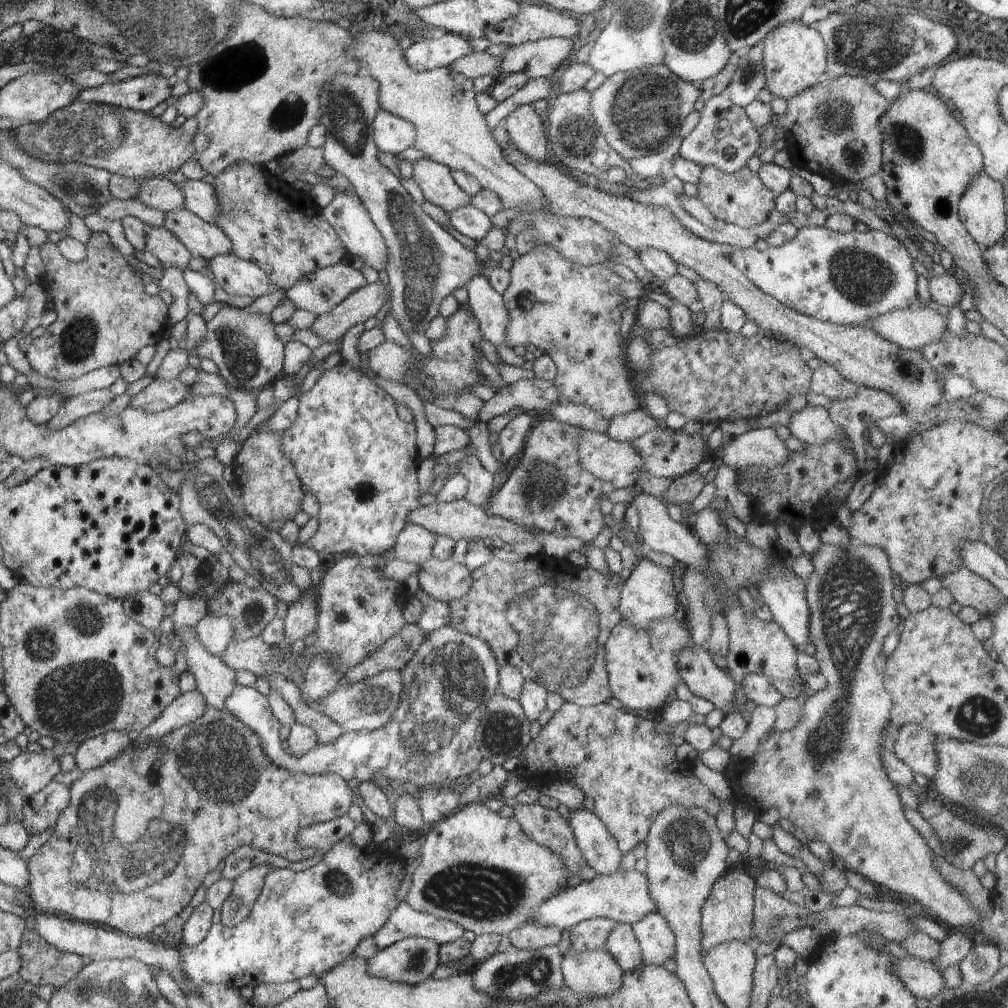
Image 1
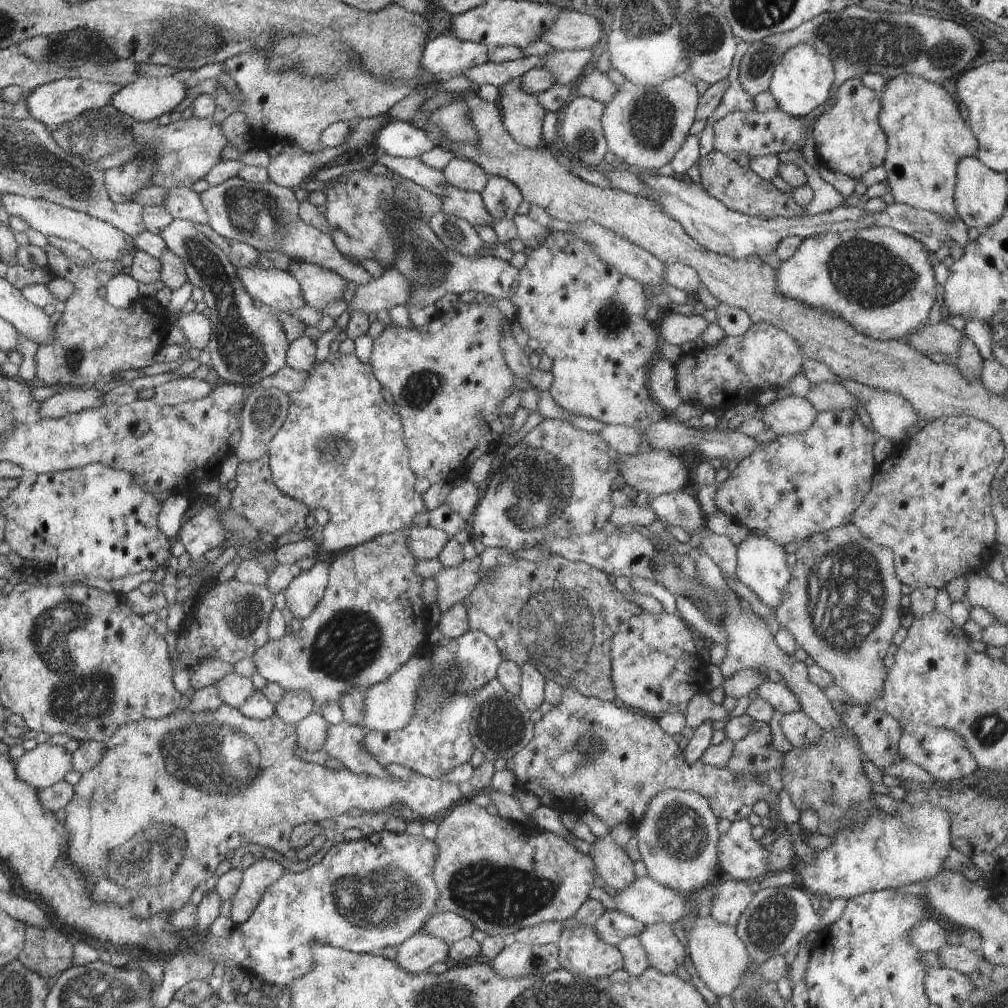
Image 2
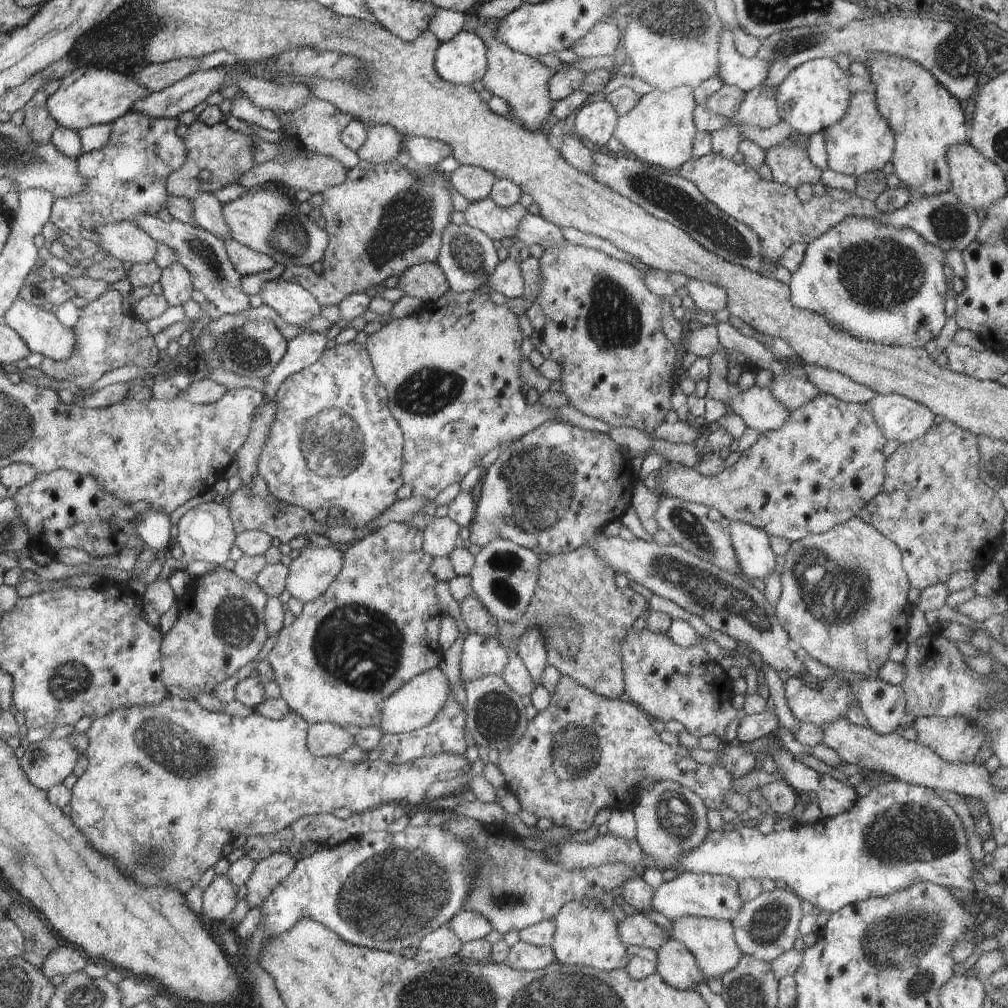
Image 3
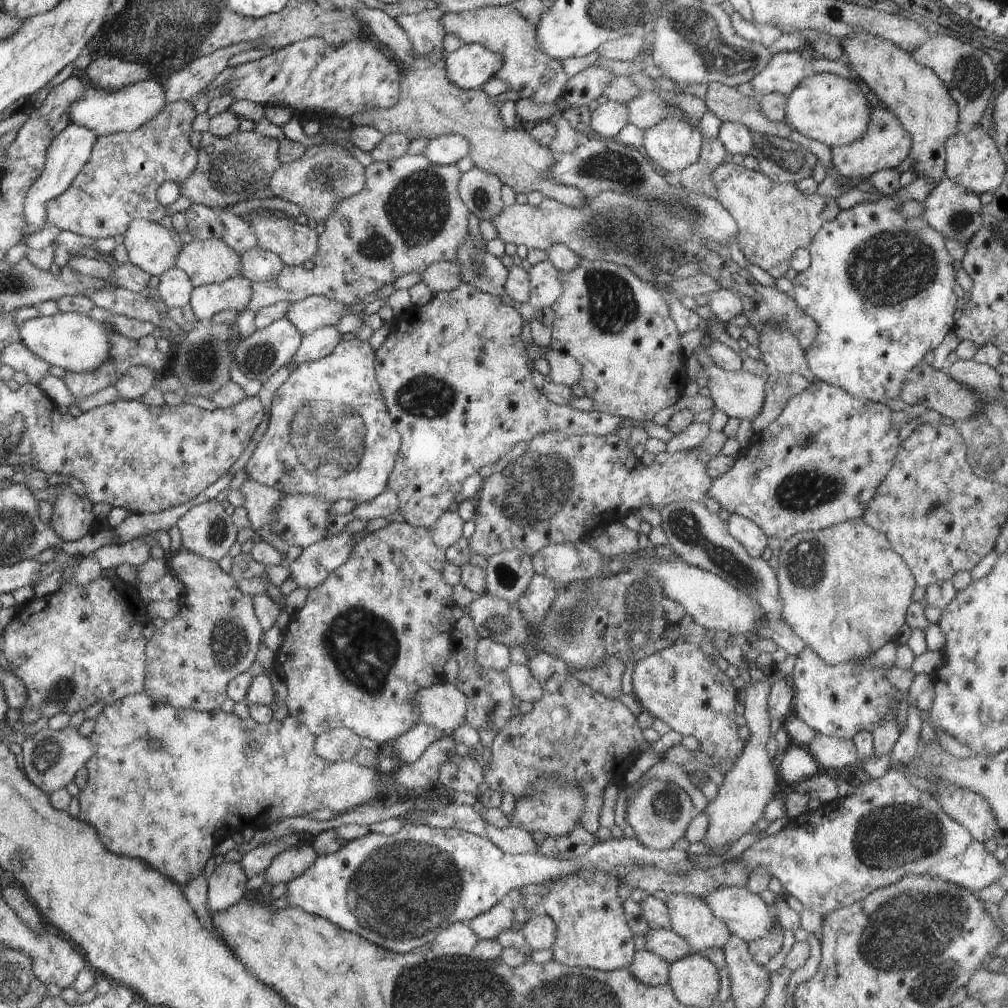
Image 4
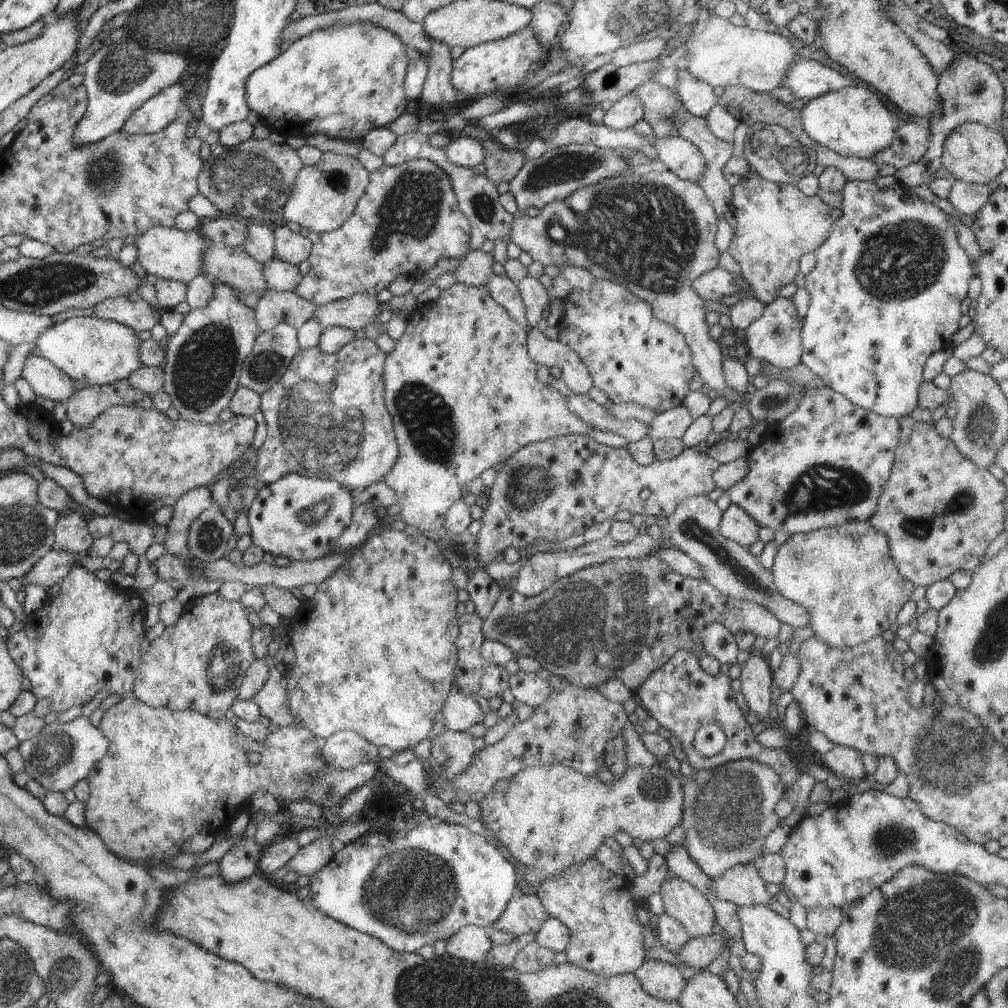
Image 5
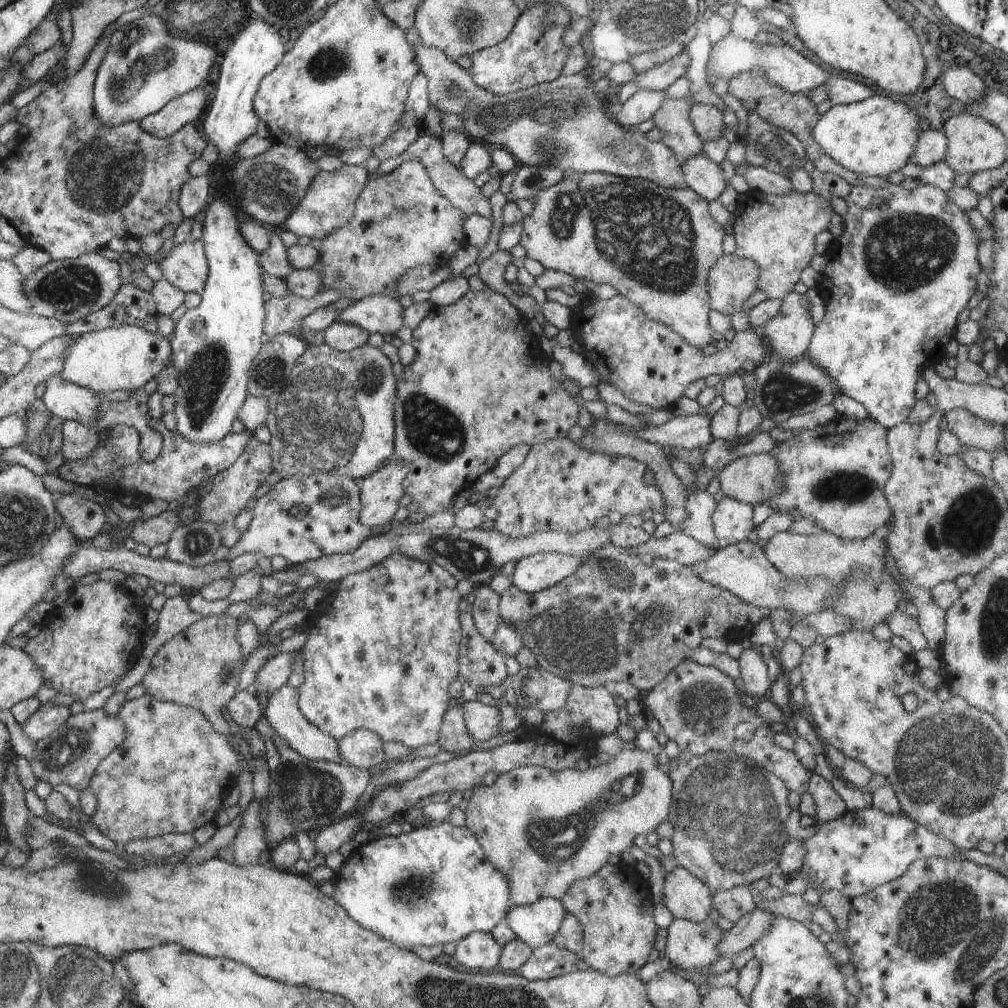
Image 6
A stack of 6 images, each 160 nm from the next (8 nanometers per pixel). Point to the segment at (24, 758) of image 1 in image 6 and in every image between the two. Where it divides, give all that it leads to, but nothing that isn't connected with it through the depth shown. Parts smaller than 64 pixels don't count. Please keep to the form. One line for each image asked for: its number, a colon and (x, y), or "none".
2: (46, 764)
3: (46, 763)
4: (51, 758)
5: (61, 754)
6: (70, 755)

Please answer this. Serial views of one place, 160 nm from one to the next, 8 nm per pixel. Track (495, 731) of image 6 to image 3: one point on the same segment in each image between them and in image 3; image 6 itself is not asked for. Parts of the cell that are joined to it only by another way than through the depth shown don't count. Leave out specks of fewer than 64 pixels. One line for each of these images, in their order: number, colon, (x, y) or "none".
3: (416, 704)
4: (443, 706)
5: (460, 712)

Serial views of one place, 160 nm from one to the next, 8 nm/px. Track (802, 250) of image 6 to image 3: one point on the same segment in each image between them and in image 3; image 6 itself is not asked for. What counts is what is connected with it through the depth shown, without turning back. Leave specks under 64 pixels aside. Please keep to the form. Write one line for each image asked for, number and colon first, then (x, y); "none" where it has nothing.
3: (772, 210)
4: (774, 219)
5: (776, 223)

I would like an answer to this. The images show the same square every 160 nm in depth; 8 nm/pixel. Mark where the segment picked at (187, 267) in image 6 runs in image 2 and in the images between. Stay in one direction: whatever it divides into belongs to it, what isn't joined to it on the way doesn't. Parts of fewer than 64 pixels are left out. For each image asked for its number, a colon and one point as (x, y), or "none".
2: (105, 242)
3: (126, 241)
4: (153, 247)
5: (168, 253)

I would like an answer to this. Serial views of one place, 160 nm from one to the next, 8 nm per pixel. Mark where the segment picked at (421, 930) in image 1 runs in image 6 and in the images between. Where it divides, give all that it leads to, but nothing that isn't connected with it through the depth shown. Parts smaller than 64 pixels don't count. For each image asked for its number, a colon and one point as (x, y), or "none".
2: (451, 928)
3: (468, 925)
4: (499, 918)
5: (523, 913)
6: (536, 924)

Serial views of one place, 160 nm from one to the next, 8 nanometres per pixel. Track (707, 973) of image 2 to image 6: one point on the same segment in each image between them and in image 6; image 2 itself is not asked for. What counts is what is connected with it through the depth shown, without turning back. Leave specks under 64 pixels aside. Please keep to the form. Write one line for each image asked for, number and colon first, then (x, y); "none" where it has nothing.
3: (711, 941)
4: (690, 916)
5: (682, 900)
6: (686, 897)

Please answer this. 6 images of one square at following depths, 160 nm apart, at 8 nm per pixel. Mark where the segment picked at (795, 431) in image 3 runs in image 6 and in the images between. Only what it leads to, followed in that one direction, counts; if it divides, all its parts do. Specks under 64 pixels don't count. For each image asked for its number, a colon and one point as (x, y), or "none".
4: (820, 463)
5: (825, 465)
6: (835, 473)

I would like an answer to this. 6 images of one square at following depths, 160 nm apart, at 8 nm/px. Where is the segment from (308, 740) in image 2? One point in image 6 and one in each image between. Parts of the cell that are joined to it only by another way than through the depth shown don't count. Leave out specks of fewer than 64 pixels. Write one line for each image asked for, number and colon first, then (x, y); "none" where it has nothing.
3: (323, 739)
4: (339, 744)
5: (346, 749)
6: (362, 749)

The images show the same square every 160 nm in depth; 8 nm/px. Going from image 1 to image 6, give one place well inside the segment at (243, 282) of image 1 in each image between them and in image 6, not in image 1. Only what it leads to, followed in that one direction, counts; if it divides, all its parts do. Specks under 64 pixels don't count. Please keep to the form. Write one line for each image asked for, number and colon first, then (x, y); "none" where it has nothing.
2: (279, 290)
3: (297, 306)
4: (314, 312)
5: (354, 313)
6: (376, 313)

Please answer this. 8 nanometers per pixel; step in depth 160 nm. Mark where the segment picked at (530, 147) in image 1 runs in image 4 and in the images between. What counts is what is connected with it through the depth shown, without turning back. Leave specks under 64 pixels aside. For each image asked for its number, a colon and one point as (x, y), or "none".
2: (522, 114)
3: (522, 81)
4: (528, 70)

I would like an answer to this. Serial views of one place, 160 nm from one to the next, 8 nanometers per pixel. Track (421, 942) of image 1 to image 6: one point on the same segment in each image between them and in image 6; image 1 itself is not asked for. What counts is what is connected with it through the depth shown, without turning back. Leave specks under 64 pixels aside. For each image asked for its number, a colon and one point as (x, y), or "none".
2: (422, 950)
3: (441, 943)
4: (458, 939)
5: (472, 943)
6: (480, 950)

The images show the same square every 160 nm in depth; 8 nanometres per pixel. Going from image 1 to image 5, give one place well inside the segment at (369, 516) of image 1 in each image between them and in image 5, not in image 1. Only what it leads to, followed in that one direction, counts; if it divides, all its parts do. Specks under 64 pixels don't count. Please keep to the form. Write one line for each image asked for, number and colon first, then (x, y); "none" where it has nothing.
2: (341, 448)
3: (333, 441)
4: (330, 434)
5: (326, 418)

